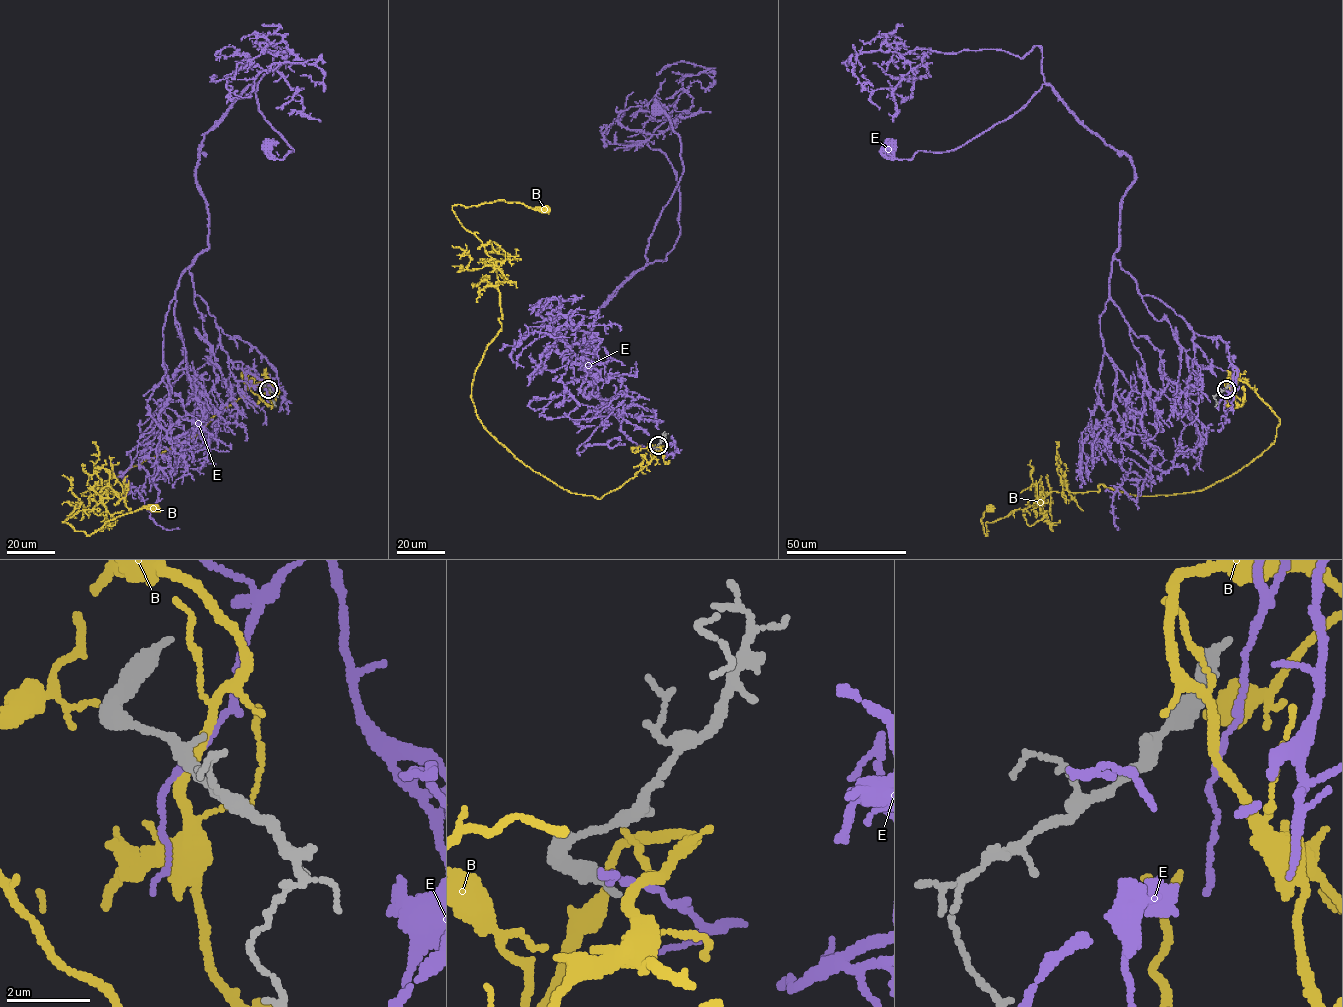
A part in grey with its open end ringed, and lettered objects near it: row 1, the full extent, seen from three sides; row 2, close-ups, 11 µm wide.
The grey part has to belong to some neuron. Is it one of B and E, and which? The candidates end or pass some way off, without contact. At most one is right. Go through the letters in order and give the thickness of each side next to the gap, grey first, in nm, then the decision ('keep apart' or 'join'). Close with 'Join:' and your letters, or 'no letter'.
B: calibres 280 and 200 nm; keep apart
E: calibres 280 and 130 nm; join
Join: E

